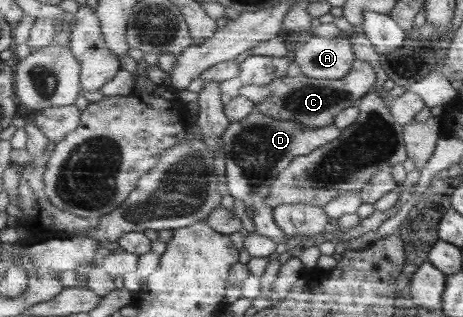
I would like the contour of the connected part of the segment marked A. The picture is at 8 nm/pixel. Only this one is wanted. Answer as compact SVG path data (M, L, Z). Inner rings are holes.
M313 35L294 54L294 62L310 78L338 80L346 77L356 60L353 44L345 38Z

